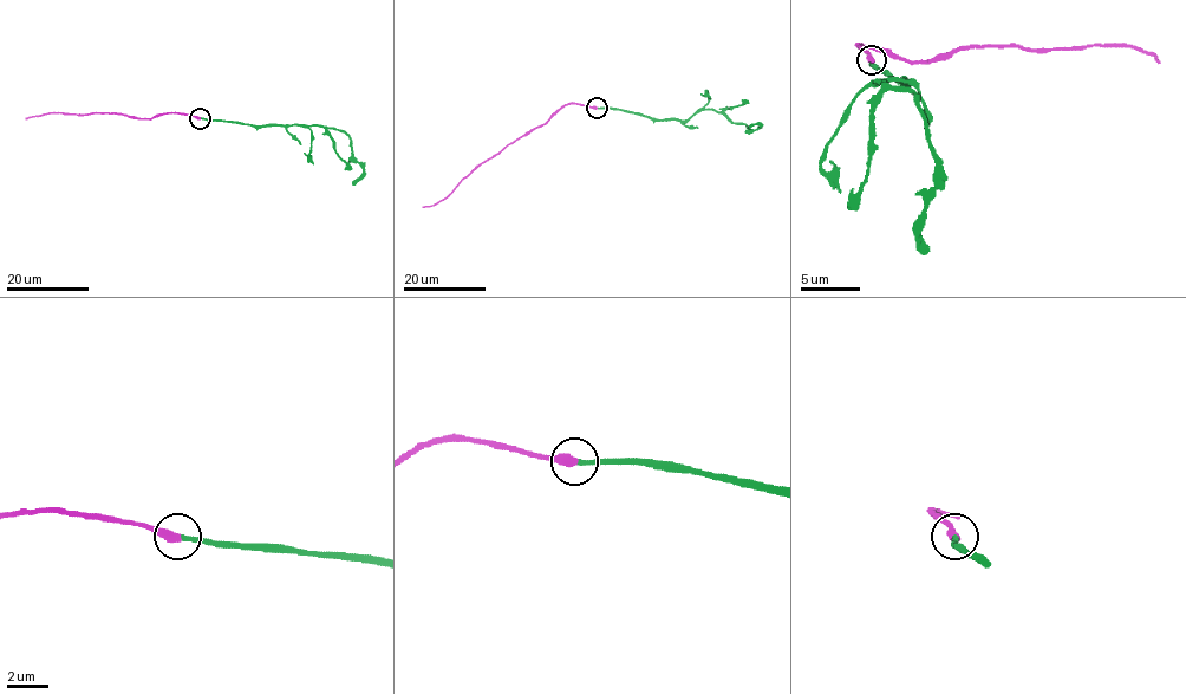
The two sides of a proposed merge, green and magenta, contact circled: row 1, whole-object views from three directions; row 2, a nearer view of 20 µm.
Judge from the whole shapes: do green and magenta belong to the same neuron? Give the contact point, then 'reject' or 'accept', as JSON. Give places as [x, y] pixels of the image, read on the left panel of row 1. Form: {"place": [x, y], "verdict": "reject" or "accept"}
{"place": [200, 118], "verdict": "accept"}

